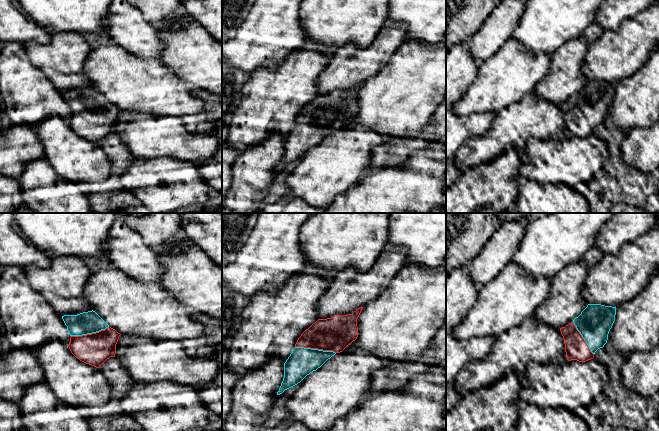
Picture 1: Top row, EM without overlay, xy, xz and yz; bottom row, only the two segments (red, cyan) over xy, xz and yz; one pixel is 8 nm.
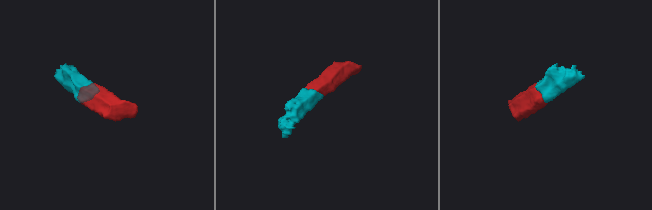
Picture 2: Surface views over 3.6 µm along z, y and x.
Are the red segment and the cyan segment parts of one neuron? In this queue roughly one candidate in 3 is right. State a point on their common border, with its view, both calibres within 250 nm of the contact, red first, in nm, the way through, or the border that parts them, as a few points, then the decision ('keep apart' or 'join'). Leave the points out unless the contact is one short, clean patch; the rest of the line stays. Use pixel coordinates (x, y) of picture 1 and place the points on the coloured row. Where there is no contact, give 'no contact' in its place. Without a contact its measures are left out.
xz (315, 348) | 280/220 nm | across xz (334, 334), (326, 337), (315, 348), (302, 361) | join

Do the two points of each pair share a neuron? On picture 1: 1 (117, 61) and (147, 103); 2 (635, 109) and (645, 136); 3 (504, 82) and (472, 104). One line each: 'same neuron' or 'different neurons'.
1: same neuron
2: different neurons
3: same neuron

